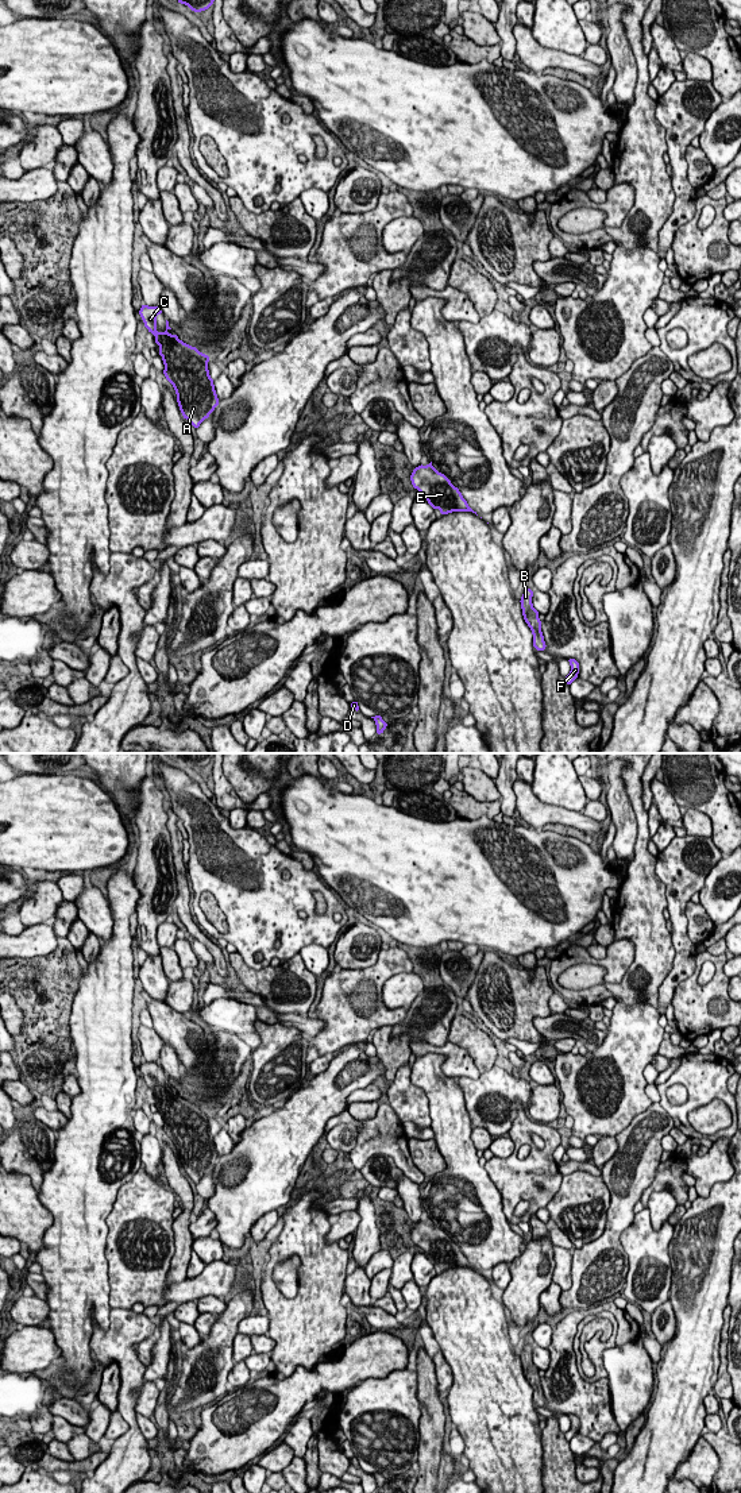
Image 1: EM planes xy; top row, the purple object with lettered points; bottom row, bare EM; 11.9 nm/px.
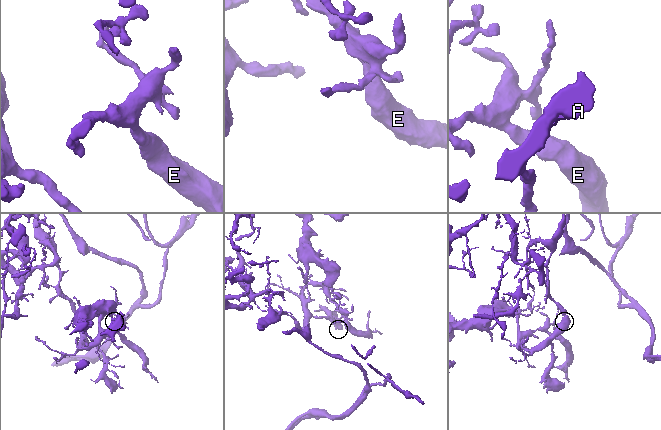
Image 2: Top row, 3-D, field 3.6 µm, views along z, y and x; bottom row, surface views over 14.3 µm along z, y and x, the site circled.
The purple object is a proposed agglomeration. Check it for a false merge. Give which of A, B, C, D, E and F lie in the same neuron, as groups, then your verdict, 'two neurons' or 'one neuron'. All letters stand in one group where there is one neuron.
A B C D E F; one neuron

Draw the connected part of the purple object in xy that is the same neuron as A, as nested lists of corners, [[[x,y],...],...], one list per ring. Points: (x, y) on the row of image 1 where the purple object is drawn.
[[[142,304],[139,315],[148,332],[155,335],[155,344],[161,346],[158,354],[163,359],[163,374],[177,393],[184,418],[197,429],[219,405],[208,370],[209,356],[181,342],[177,335],[158,333],[157,316],[163,315],[159,306]]]

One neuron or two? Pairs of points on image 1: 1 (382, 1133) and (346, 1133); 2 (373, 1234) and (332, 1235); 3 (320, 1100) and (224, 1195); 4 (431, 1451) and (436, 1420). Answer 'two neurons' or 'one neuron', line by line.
1: two neurons
2: two neurons
3: one neuron
4: one neuron

